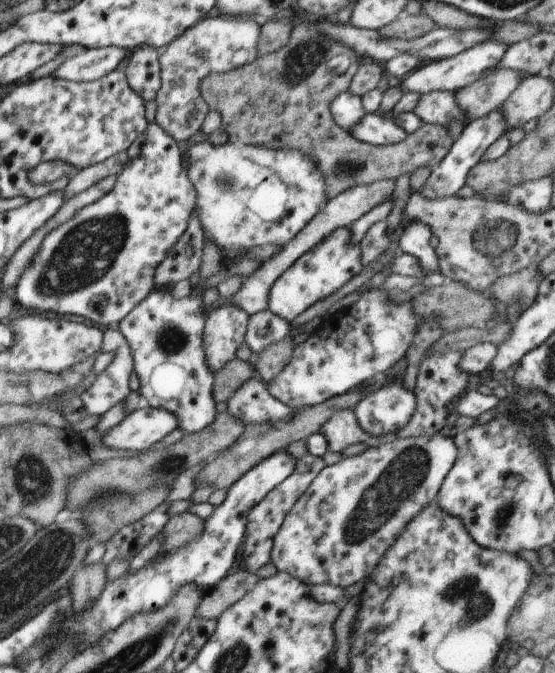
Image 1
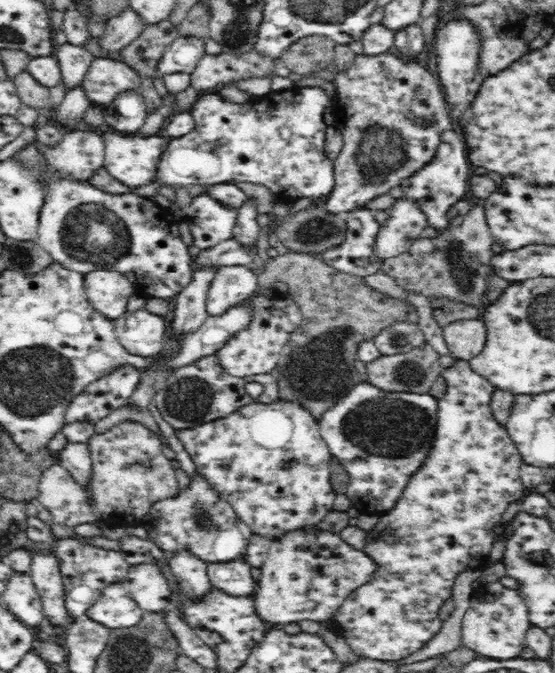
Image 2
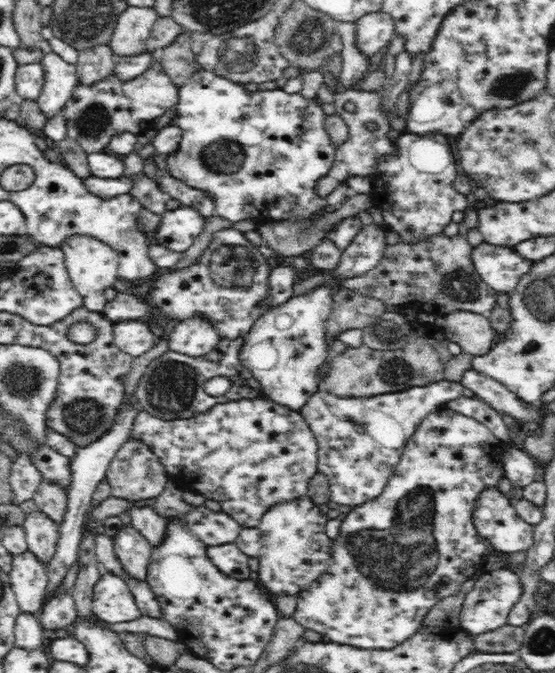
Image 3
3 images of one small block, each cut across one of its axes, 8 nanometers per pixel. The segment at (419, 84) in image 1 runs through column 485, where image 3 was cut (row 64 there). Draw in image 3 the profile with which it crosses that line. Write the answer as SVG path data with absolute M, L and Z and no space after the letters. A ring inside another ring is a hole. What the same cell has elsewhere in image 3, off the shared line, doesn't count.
M50 52L41 62L44 68L44 87L37 101L41 112L49 119L62 111L74 90L80 85L76 66L65 62L58 54Z

